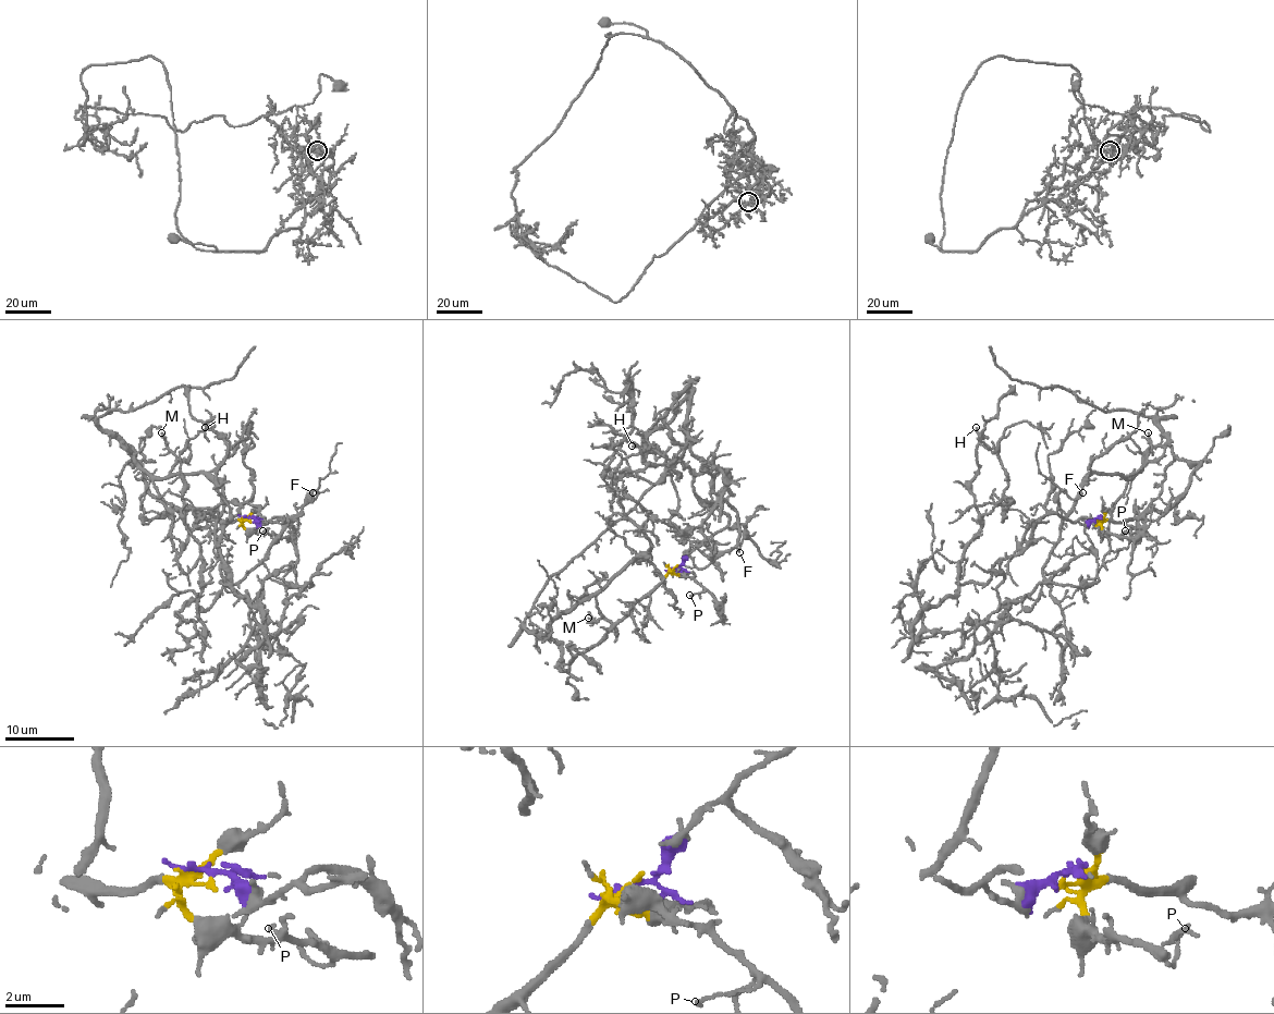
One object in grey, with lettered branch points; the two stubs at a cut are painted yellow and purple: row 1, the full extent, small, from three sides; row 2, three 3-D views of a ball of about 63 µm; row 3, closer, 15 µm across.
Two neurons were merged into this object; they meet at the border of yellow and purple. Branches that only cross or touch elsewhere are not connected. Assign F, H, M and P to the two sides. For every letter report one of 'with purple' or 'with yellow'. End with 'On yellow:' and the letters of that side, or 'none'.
F: with purple
H: with purple
M: with yellow
P: with yellow
On yellow: M, P

